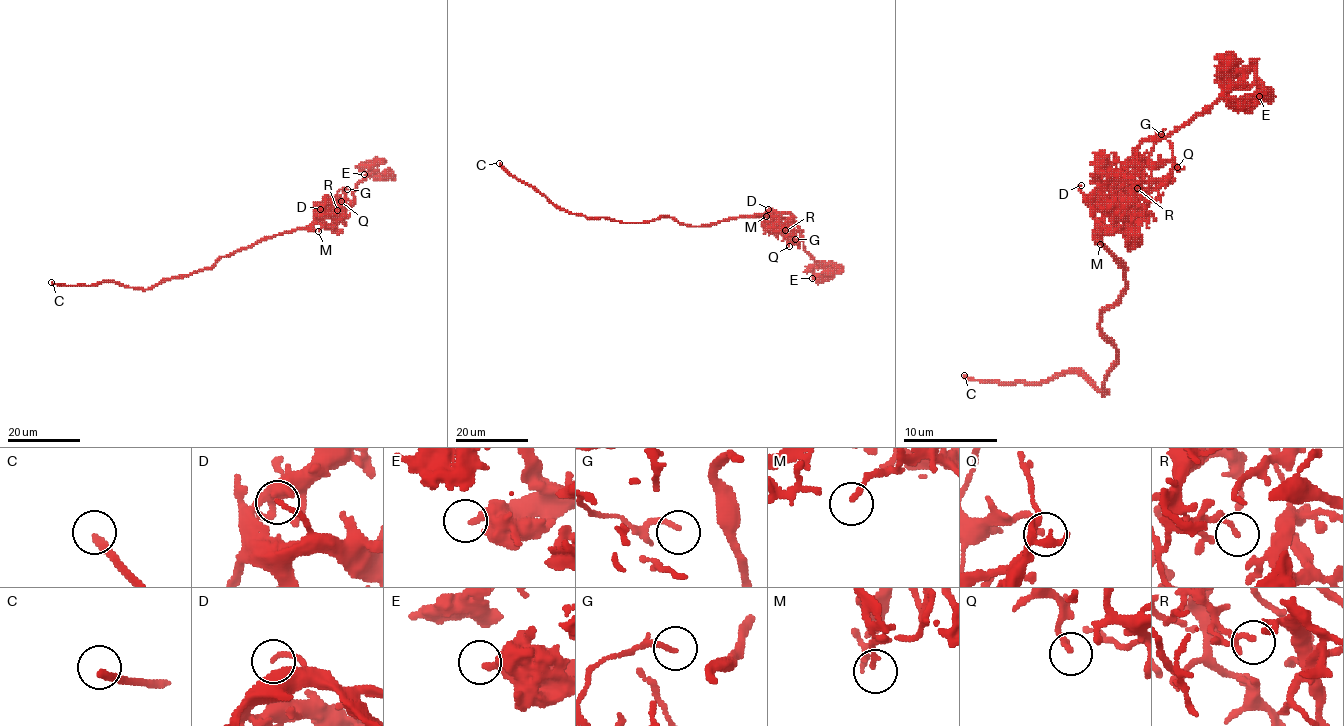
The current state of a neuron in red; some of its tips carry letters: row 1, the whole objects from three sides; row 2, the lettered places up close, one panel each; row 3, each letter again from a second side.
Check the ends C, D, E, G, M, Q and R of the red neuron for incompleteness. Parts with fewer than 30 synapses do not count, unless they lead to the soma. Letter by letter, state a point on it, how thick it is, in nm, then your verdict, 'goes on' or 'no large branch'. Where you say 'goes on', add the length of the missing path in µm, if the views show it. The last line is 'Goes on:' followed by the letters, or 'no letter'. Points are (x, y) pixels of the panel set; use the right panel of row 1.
C: place (964, 375); calibre 260 nm; no large branch
D: place (1081, 185); calibre 160 nm; no large branch
E: place (1259, 96); calibre 340 nm; no large branch
G: place (1161, 134); calibre 110 nm; no large branch
M: place (1100, 244); calibre 130 nm; no large branch
Q: place (1177, 167); calibre 170 nm; no large branch
R: place (1137, 188); calibre 90 nm; no large branch
Goes on: no letter

